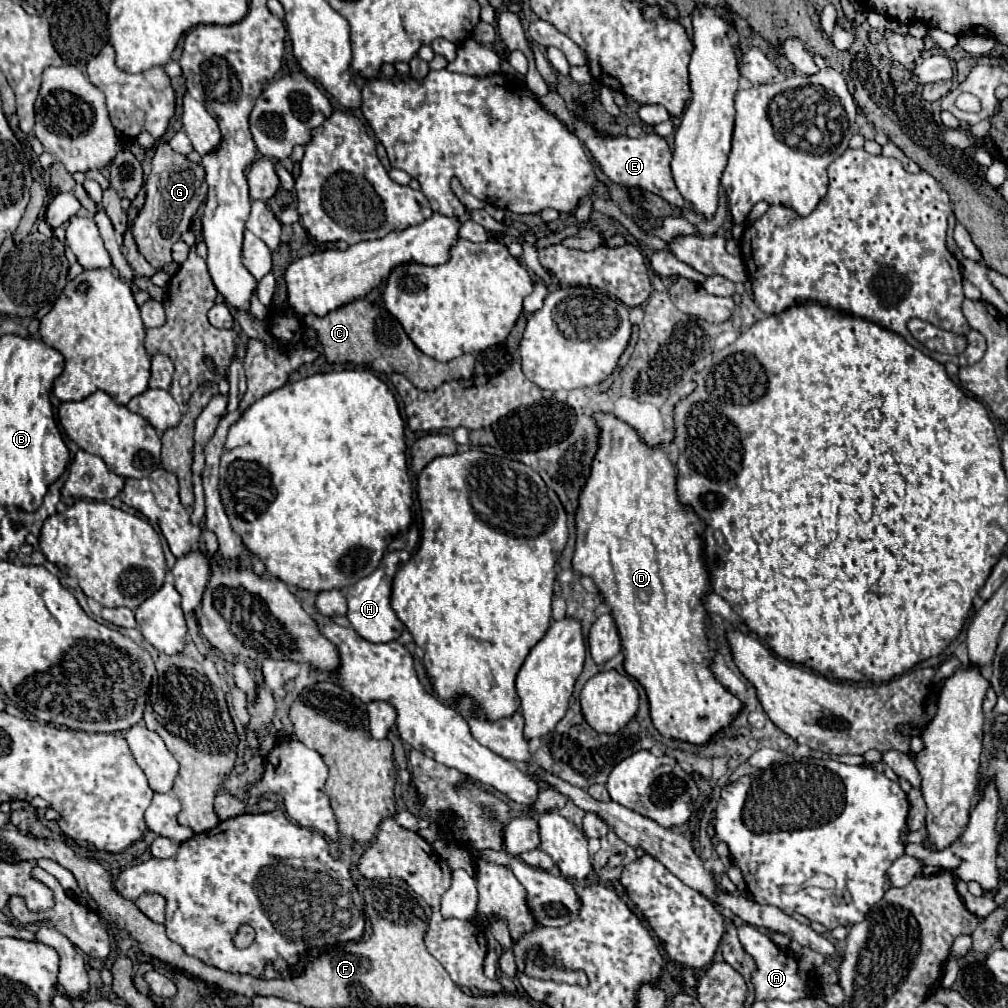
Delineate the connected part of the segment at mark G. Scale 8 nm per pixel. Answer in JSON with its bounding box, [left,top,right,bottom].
[131,143,207,267]

